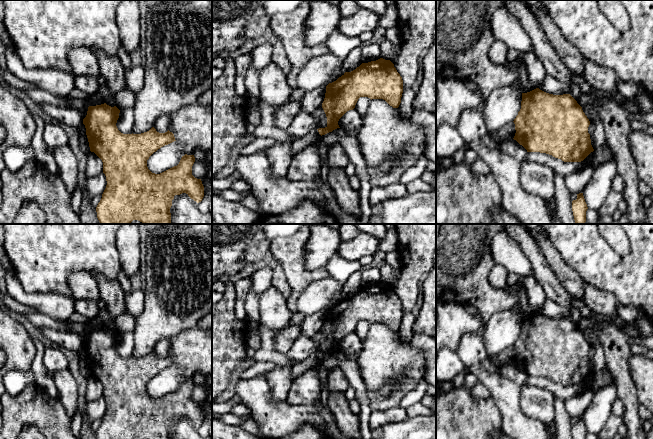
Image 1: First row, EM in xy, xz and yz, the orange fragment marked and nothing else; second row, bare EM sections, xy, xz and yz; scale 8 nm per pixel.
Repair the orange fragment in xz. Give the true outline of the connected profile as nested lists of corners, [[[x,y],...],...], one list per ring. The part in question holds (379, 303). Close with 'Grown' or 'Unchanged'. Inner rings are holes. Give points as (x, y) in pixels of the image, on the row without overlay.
[[[380,282],[362,287],[326,310],[322,332],[327,341],[327,350],[317,354],[322,360],[340,352],[339,343],[355,332],[360,321],[383,323],[393,332],[398,332],[402,317],[402,301],[390,284]]]. Unchanged

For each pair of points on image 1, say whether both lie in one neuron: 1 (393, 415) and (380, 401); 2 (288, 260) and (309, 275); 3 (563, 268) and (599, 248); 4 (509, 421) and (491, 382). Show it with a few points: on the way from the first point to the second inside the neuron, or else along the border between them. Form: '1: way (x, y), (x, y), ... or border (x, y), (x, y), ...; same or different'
1: border (399, 405), (393, 408), (372, 411); different
2: way (293, 265), (304, 275); same
3: border (554, 247), (583, 282); different
4: way (509, 411), (508, 400), (501, 392); same

